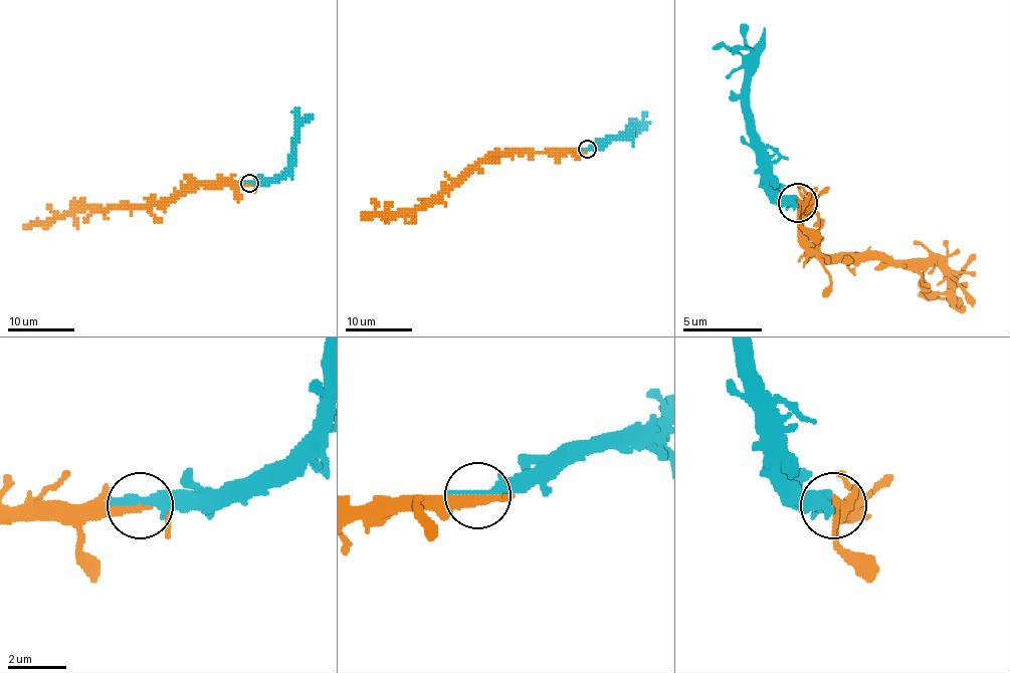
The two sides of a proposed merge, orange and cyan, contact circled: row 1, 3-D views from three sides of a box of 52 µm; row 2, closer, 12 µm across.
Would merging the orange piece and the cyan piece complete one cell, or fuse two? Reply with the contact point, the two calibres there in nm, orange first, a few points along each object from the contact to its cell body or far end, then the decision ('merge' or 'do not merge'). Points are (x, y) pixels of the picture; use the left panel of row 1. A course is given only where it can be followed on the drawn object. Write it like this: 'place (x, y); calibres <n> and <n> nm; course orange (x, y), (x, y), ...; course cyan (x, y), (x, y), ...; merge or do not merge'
place (249, 183); calibres 360 and 320 nm; course orange (249, 183), (187, 186), (161, 203), (85, 208), (23, 226); course cyan (249, 183), (265, 183), (289, 166), (297, 124), (308, 116); merge

